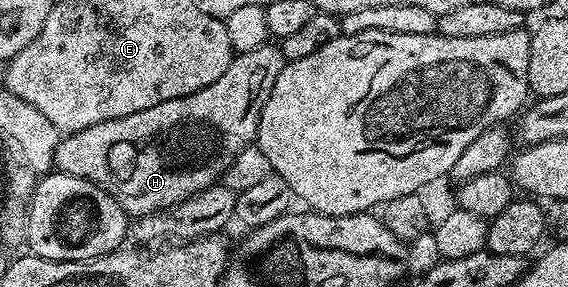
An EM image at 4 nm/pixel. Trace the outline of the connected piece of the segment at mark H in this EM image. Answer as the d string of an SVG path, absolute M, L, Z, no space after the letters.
M270 46L235 54L212 85L204 85L188 97L160 101L152 109L63 134L54 154L54 167L100 185L130 217L162 211L215 186L230 162L257 140L260 113L276 77L286 68L281 46Z

